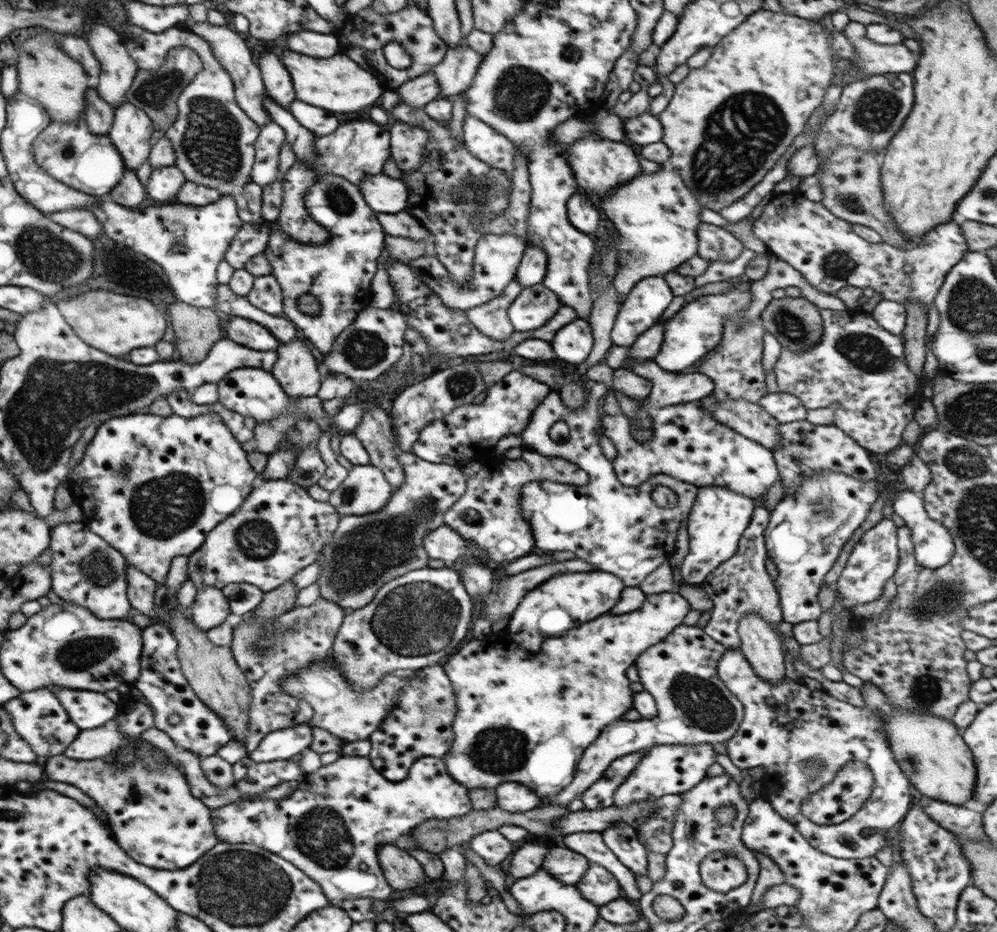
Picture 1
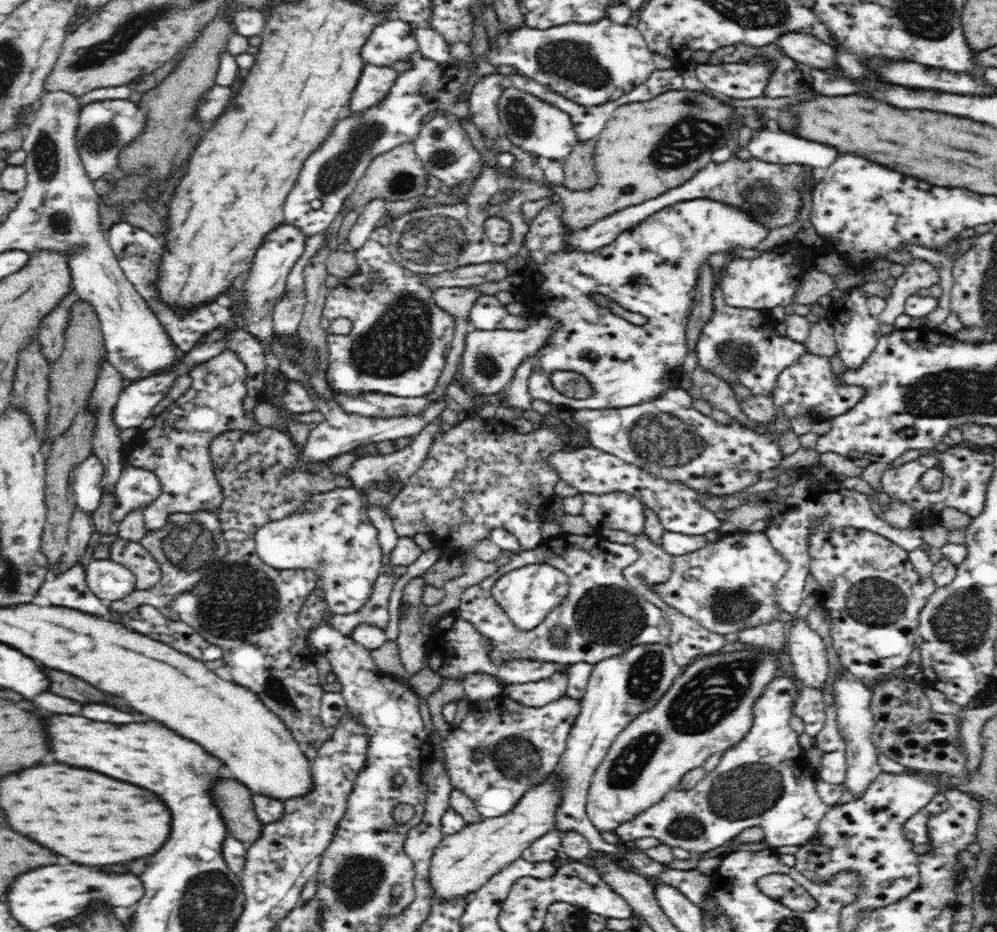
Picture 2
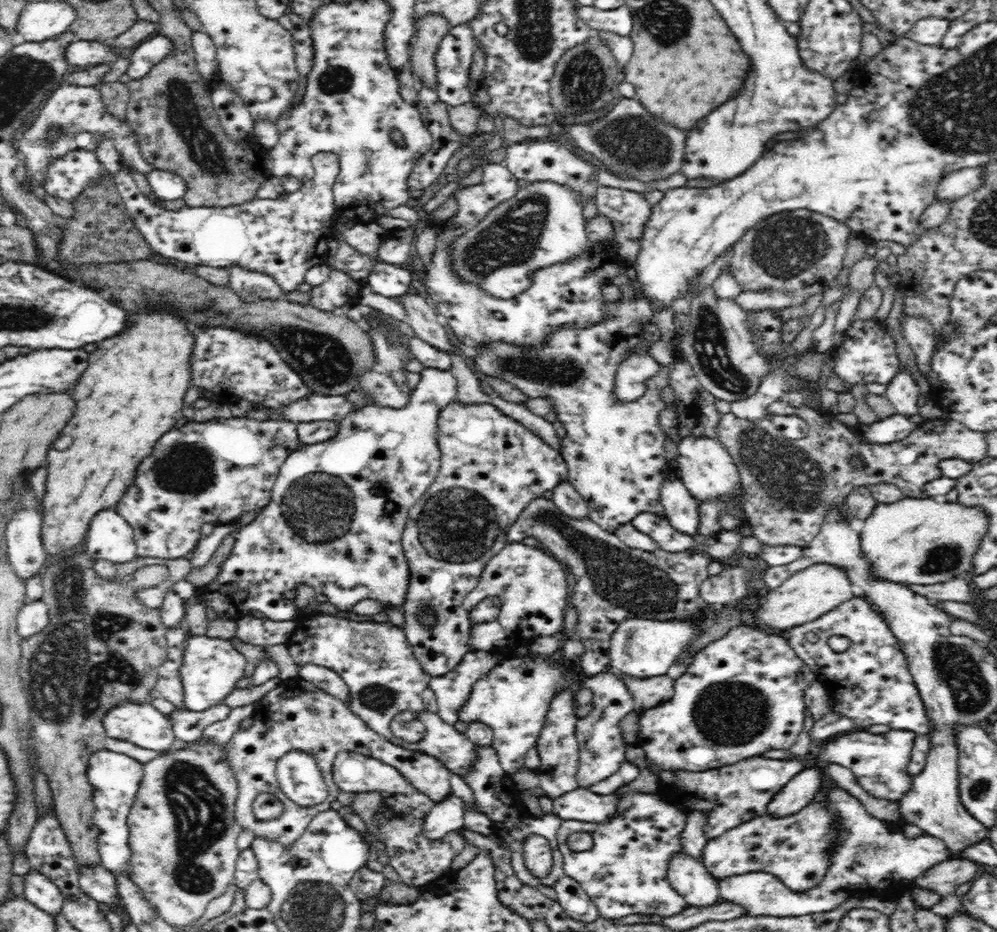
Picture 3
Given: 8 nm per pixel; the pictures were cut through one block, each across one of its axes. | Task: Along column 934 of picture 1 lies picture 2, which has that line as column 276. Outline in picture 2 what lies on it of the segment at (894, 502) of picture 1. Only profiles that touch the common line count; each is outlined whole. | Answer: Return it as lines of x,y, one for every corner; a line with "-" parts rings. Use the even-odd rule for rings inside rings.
355,487
349,489
312,496
308,500
308,512
294,513
266,523
255,534
255,552
268,566
278,570
309,568
316,572
329,609
336,614
356,612
368,602
368,596
372,594
372,584
383,565
383,552
377,539
377,530
366,515
361,492

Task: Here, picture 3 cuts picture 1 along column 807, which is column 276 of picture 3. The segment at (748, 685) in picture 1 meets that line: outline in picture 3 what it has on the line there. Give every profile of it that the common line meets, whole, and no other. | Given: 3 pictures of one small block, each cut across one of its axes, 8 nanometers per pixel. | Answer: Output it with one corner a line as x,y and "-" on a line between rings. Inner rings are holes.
299,675
282,679
275,691
269,692
254,704
253,723
248,728
240,727
223,746
223,762
237,782
238,794
234,807
234,820
241,830
247,830
255,839
275,841
284,849
290,849
302,837
308,823
318,812
330,809
340,792
333,782
333,764
340,752
354,752
384,761
398,769
408,782
428,795
432,801
442,800
451,792
450,771
442,761
419,750
410,750
390,742
366,726
357,716
346,709
340,699
306,682
-
290,750
302,750
316,755
318,766
329,788
324,802
312,806
300,806
292,802
280,788
276,778
277,760
-
268,791
275,794
285,805
284,814
274,820
259,821
252,814
251,804
256,794

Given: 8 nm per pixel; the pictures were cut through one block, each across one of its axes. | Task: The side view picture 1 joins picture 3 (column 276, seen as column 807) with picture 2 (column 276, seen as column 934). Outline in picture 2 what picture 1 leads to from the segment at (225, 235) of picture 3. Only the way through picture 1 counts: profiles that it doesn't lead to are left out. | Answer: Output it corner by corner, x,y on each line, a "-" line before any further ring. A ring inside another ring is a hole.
282,222
264,236
263,243
257,248
248,278
243,284
242,292
245,296
245,319
238,317
233,326
248,331
261,342
270,342
274,336
273,311
274,300
280,292
287,288
287,278
292,267
301,259
306,248
308,236
293,224

